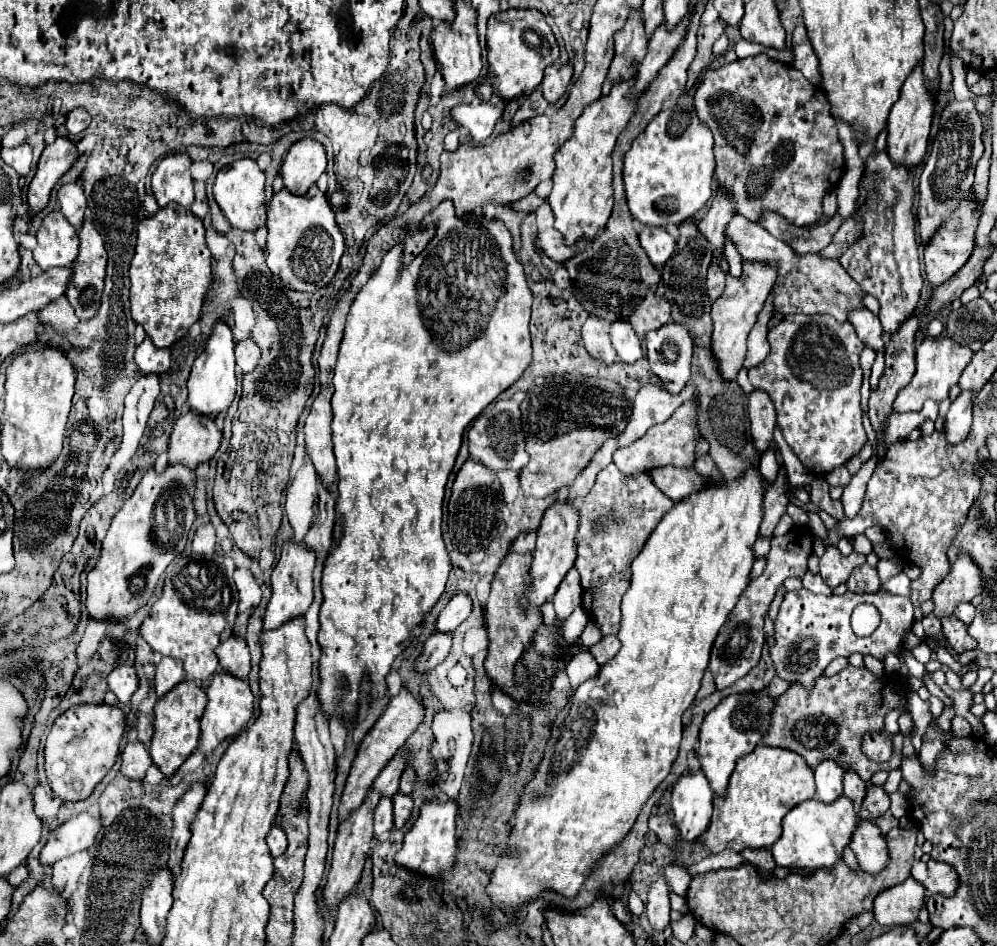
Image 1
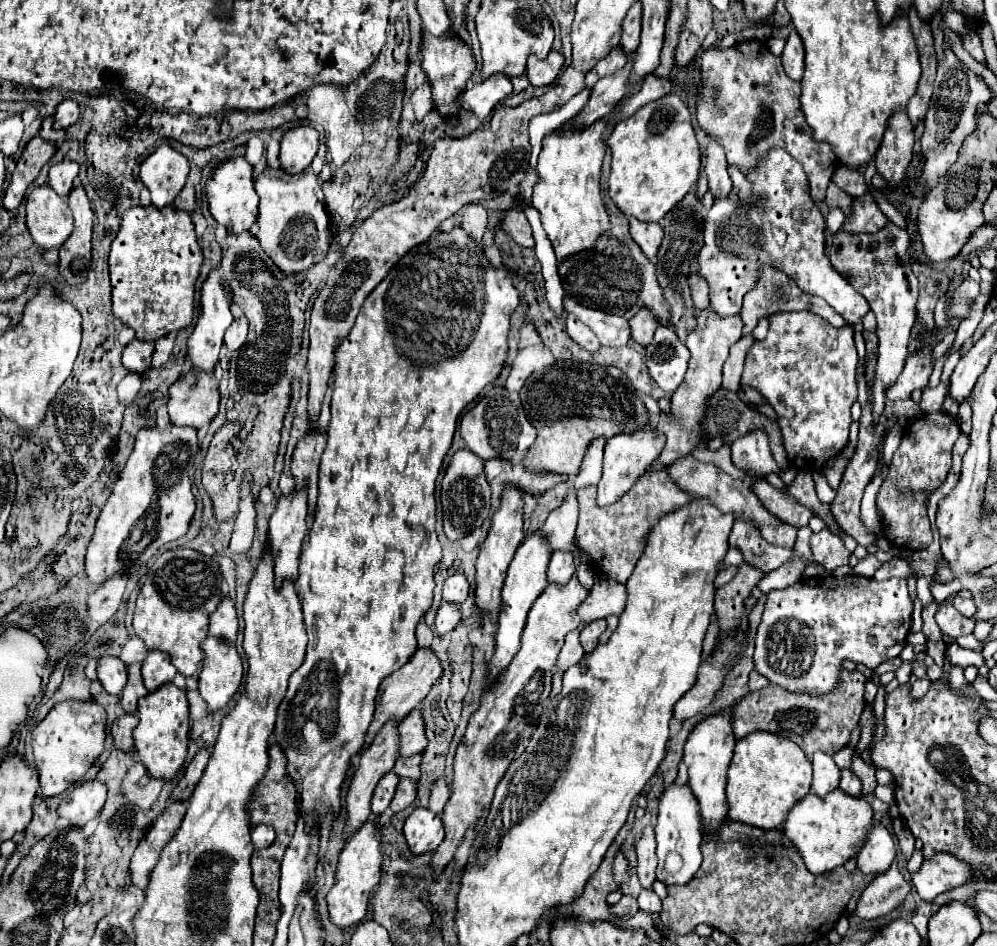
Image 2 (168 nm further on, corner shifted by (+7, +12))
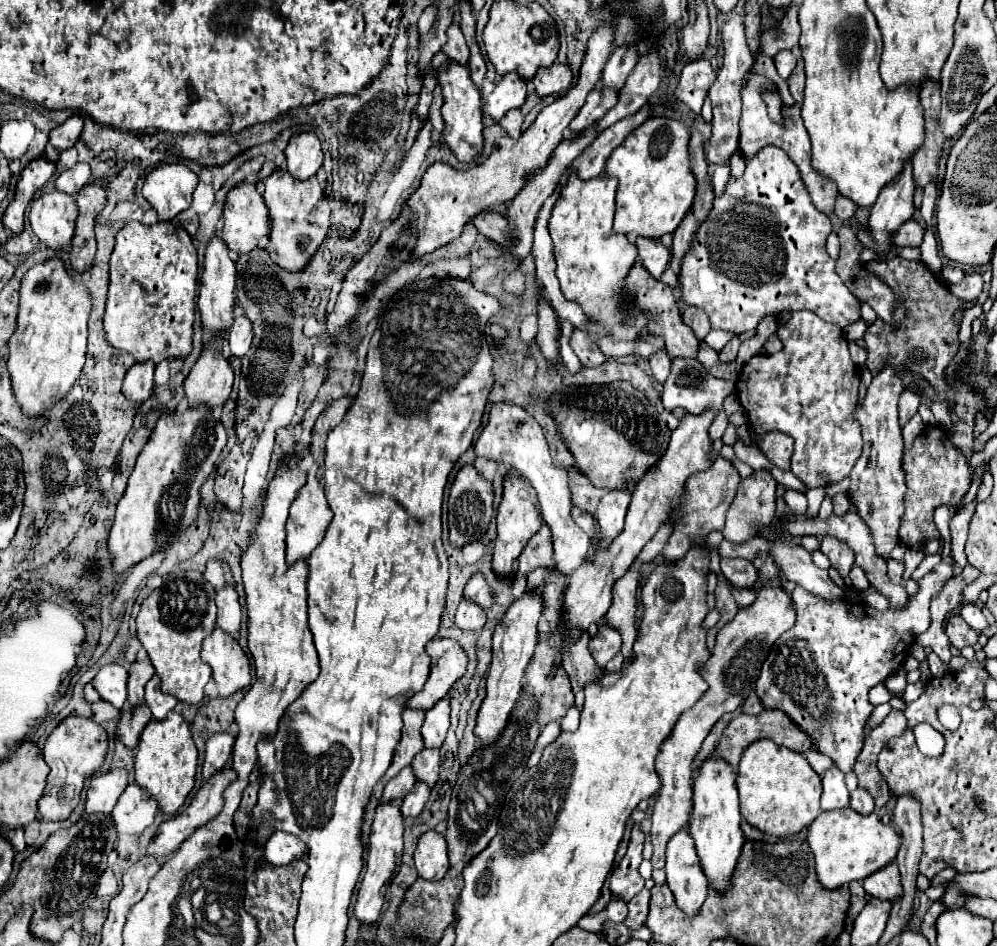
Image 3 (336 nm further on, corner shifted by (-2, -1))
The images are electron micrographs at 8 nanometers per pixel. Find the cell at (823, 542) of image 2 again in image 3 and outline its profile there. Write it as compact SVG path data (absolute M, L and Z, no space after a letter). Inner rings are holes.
M830 535L822 537L820 551L830 559L832 567L834 567L842 577L846 577L846 575L850 573L850 569L852 569L852 565L854 565L854 551L852 551L848 545L844 545L840 539L830 537Z

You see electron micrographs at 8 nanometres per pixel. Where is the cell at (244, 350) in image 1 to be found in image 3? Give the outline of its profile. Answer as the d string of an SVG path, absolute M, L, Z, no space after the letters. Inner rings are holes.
M236 317L234 325L228 331L228 341L230 341L230 349L236 357L242 357L248 353L250 345L252 345L252 323L246 317Z

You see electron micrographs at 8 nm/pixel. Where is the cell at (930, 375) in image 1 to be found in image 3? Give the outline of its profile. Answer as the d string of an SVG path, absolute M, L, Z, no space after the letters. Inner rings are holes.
M906 389L900 397L900 427L904 427L910 417L918 411L920 407L920 393L914 389Z

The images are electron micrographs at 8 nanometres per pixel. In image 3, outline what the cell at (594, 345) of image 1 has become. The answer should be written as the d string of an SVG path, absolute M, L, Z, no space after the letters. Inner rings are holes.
M574 329L572 337L570 337L570 345L584 367L598 367L606 361L606 355L600 351L598 343L586 331Z

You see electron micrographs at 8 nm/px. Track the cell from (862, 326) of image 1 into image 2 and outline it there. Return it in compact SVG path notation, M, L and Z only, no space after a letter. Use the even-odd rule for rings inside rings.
M773 148L767 152L767 156L763 160L759 160L755 164L753 170L749 170L745 174L745 178L753 186L751 202L739 200L737 188L733 186L733 190L727 196L715 198L713 208L707 212L707 216L703 220L703 236L705 238L703 238L703 246L697 254L697 262L699 262L697 274L709 284L709 300L711 300L709 308L723 318L739 314L743 296L749 290L753 290L759 280L759 270L763 266L773 266L779 272L793 278L795 284L803 292L807 292L811 296L825 298L829 302L829 306L835 312L839 312L849 324L861 322L861 318L867 314L869 306L867 306L865 298L831 266L831 262L825 254L825 218L819 212L817 204L809 196L809 182L803 172L803 166L795 158L791 158L791 154L787 154L783 148Z

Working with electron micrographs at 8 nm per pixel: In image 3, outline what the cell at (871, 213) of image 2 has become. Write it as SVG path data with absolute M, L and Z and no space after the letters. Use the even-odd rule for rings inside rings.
M910 219L896 233L892 233L892 241L894 241L894 245L900 245L900 247L904 247L904 245L920 247L922 235L924 235L922 227L914 219Z

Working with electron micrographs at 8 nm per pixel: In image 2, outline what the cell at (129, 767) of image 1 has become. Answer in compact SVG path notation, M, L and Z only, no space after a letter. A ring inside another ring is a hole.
M123 714L111 724L111 736L115 748L129 752L133 748L133 728L137 726L137 714Z

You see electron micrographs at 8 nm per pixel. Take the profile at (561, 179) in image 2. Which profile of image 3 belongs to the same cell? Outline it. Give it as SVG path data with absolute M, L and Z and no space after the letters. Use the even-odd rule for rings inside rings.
M572 171L566 185L560 189L560 199L554 203L548 221L548 231L554 241L554 257L558 265L556 277L560 279L560 289L566 299L576 301L586 315L598 321L598 325L588 329L588 333L598 339L604 331L610 331L616 339L634 339L646 329L644 315L624 315L618 307L624 291L622 279L636 261L636 245L632 245L626 235L612 231L616 187L618 183L606 175L582 181L576 171Z

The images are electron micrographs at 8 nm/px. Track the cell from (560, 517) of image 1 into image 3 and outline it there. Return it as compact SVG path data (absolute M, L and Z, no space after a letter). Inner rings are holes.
M524 591L506 611L504 619L500 621L500 625L496 627L494 633L494 641L492 641L492 665L488 669L488 679L486 679L486 699L482 701L482 707L478 711L478 723L476 723L476 737L480 737L482 745L494 743L500 735L500 731L504 729L510 711L516 703L516 699L520 697L522 691L522 677L524 671L528 667L528 663L532 661L534 655L534 647L536 647L536 639L538 639L538 621L542 617L544 611L544 599L540 595L540 591Z

